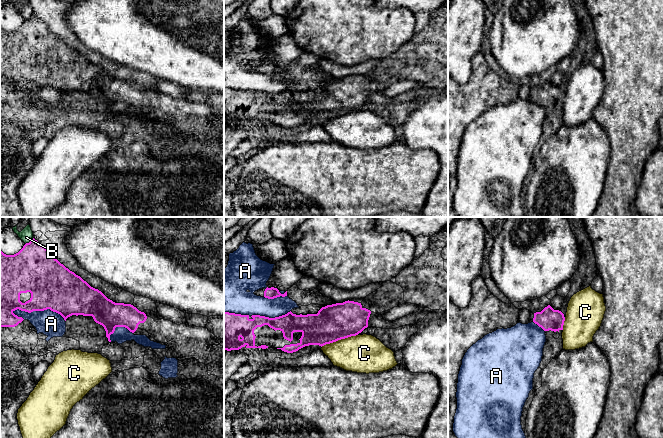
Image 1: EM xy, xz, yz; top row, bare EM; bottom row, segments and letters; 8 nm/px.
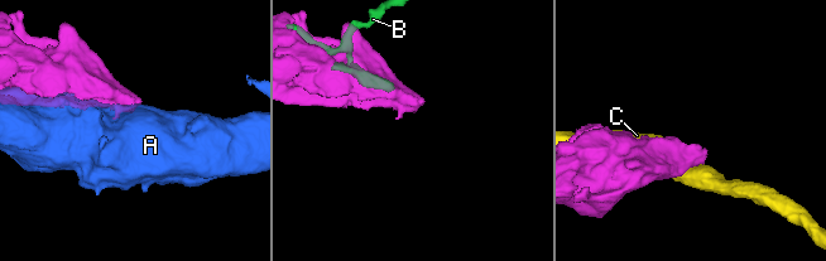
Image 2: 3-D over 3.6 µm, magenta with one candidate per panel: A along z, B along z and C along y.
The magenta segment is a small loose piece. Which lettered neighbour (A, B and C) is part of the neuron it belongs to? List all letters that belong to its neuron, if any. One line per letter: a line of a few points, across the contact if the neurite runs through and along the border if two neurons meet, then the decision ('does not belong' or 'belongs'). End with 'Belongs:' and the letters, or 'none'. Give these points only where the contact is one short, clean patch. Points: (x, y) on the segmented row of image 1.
A: does not belong
B: does not belong
C: xz (357, 334), (321, 346) | does not belong
Belongs: none

